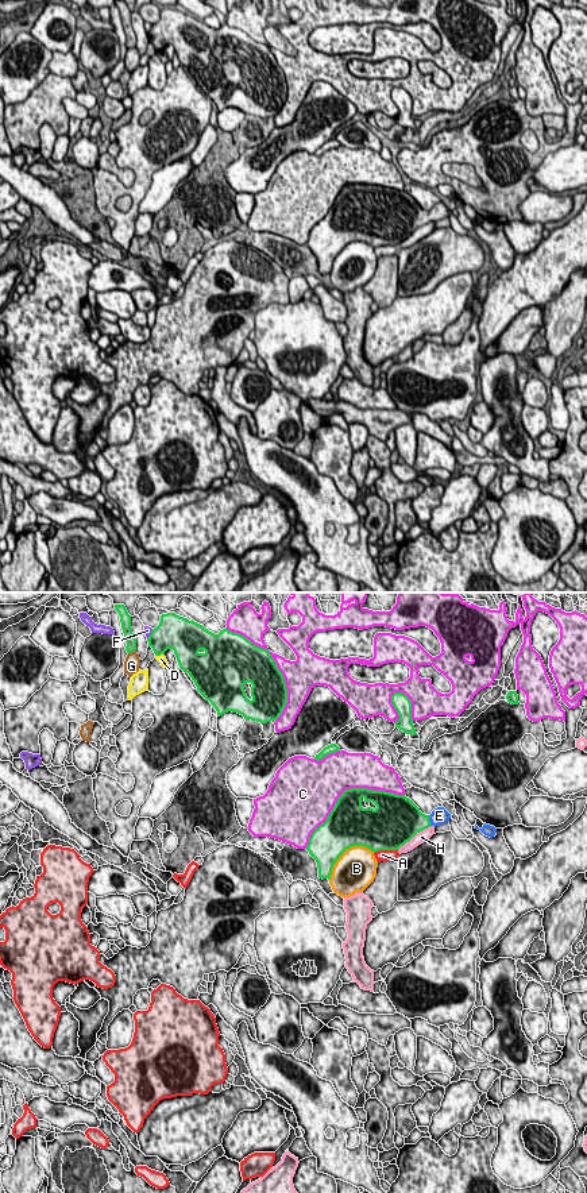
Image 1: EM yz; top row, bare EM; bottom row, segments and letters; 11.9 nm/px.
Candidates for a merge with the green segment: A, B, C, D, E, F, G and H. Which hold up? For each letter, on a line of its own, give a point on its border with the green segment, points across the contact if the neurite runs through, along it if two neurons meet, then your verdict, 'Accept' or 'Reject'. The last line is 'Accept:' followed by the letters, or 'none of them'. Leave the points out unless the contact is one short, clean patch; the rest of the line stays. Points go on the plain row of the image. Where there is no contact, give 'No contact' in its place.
A: Touches green at yz (385, 244). Reject
B: Touches green at yz (346, 244). Reject
C: Touches green at yz (346, 185). Reject
D: Touches green at yz (159, 50). Reject
E: Touches green at yz (429, 216). Accept
F: Touches green at yz (150, 30). Reject
G: Touches green at yz (131, 46). Reject
H: Touches green at yz (413, 231). Reject
Accept: E

